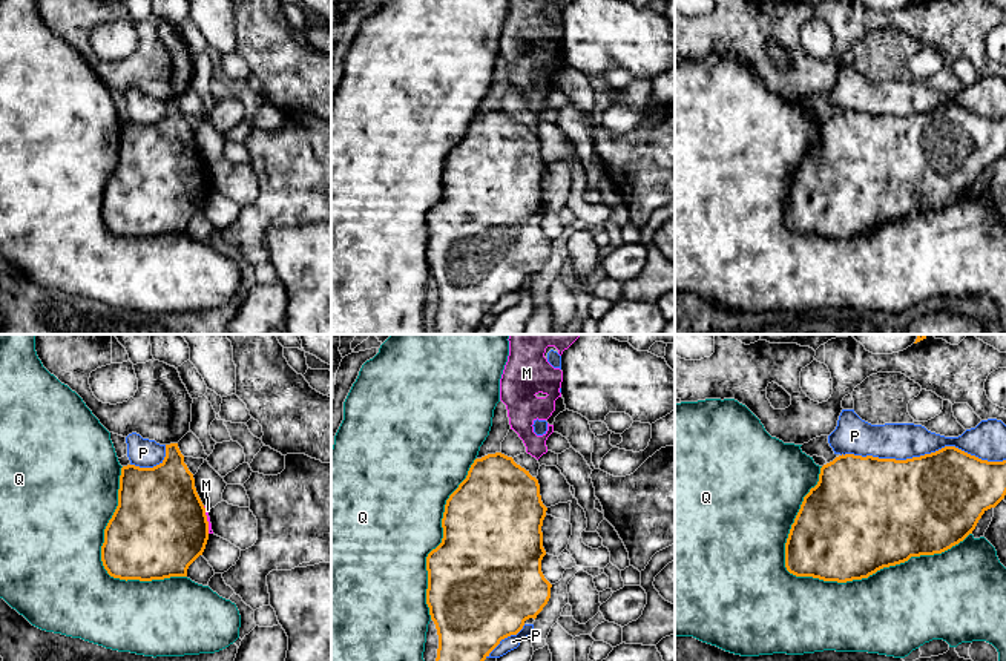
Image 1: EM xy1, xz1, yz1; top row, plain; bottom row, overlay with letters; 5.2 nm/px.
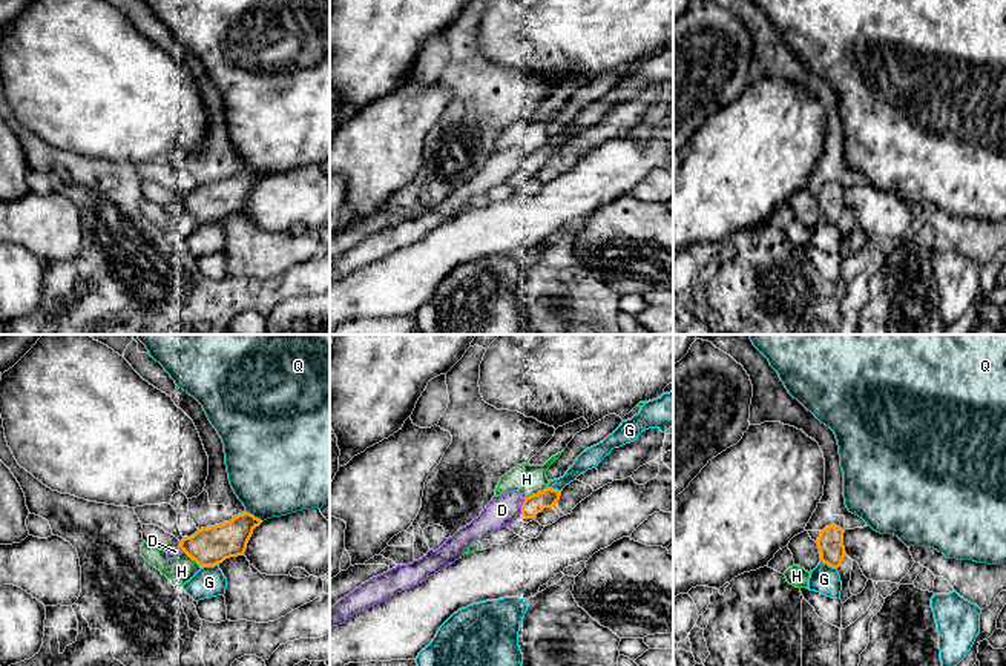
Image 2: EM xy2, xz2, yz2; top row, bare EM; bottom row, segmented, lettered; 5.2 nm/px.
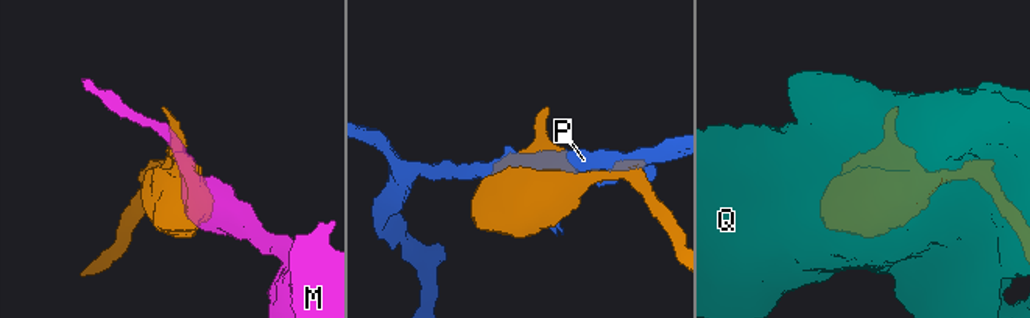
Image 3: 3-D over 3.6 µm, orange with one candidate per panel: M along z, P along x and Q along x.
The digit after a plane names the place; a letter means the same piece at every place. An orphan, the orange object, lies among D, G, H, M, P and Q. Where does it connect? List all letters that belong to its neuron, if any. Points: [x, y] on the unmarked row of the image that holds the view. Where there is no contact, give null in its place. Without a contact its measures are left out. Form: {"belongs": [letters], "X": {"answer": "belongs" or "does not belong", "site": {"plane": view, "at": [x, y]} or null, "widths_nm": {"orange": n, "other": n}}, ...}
{"belongs": ["D"], "D": {"answer": "belongs", "site": {"plane": "xz2", "at": [522, 161]}, "widths_nm": {"orange": 100, "other": 160}}, "G": {"answer": "does not belong", "site": {"plane": "xy2", "at": [209, 221]}, "widths_nm": {"orange": 200, "other": 160}}, "H": {"answer": "does not belong", "site": {"plane": "xz2", "at": [537, 149]}, "widths_nm": {"orange": 100, "other": 160}}, "M": {"answer": "does not belong", "site": {"plane": "xy1", "at": [206, 177]}, "widths_nm": {"orange": 500, "other": 20}}, "P": {"answer": "does not belong", "site": {"plane": "yz1", "at": [923, 112]}, "widths_nm": {"orange": 500, "other": 190}}, "Q": {"answer": "does not belong", "site": {"plane": "yz1", "at": [877, 226]}, "widths_nm": {"orange": 500, "other": 460}}}

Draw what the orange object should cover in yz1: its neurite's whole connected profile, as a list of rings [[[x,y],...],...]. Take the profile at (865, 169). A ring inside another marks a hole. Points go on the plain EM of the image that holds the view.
[[[955,103],[906,117],[842,110],[820,124],[819,138],[804,153],[785,199],[785,224],[796,233],[847,239],[911,213],[942,210],[963,198],[981,172],[1006,152],[1006,117],[988,118]]]

